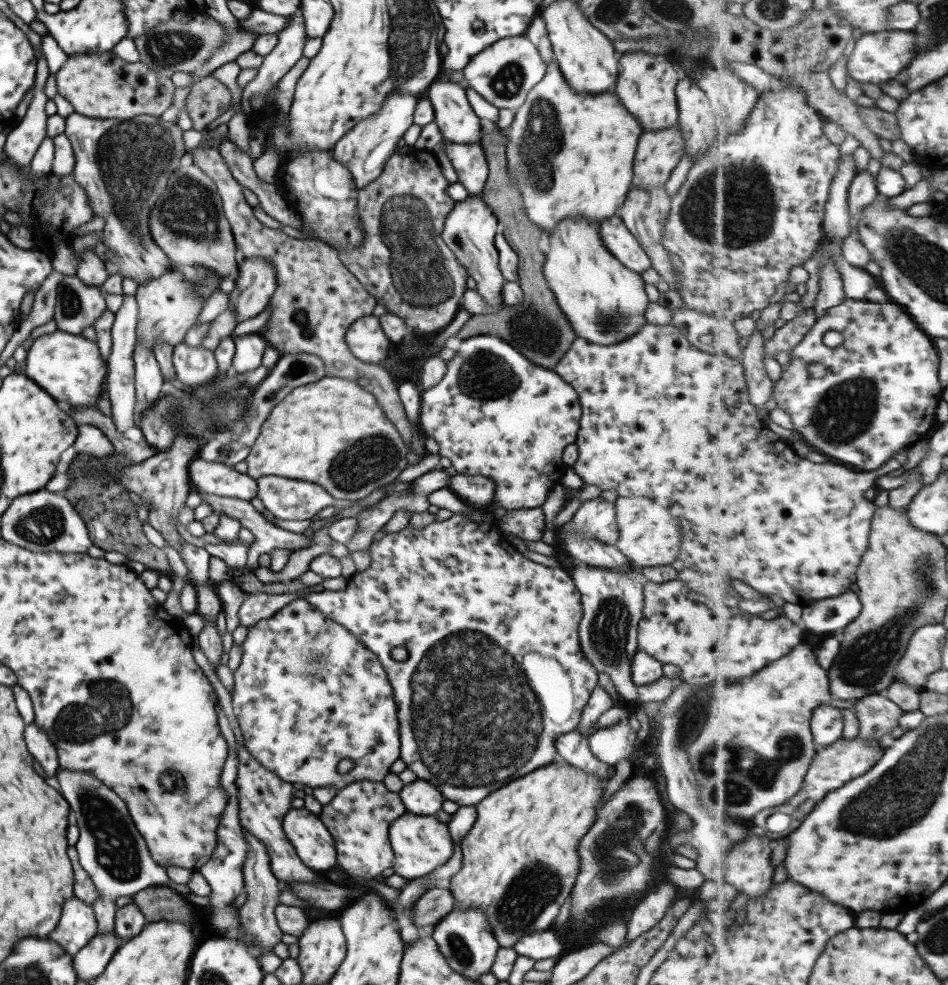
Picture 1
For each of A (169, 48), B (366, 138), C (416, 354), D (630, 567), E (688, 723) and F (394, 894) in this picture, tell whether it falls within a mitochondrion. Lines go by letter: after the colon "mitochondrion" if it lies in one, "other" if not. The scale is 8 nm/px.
A: mitochondrion
B: mitochondrion
C: other
D: other
E: mitochondrion
F: other

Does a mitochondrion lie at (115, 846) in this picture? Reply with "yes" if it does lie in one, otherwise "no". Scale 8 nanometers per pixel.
yes

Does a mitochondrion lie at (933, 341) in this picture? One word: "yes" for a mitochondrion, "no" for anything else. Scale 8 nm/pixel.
no

